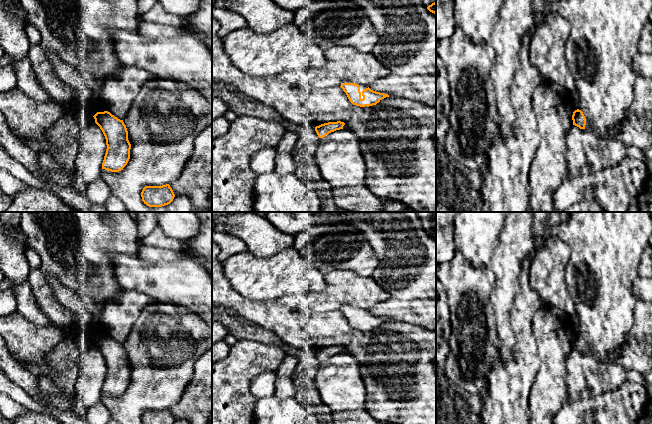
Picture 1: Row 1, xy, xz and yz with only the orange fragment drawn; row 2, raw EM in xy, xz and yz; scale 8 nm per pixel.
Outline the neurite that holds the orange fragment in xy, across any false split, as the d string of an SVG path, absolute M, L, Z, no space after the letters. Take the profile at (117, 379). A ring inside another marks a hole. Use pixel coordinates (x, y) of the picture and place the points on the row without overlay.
M108 335L97 336L93 341L106 363L107 373L102 393L119 396L130 383L131 368L126 349Z

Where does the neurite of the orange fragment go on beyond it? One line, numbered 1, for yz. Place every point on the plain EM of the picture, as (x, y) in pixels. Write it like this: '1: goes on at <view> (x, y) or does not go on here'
1: does not go on here

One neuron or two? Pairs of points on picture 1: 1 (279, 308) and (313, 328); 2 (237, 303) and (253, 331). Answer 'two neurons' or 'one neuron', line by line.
1: one neuron
2: two neurons

